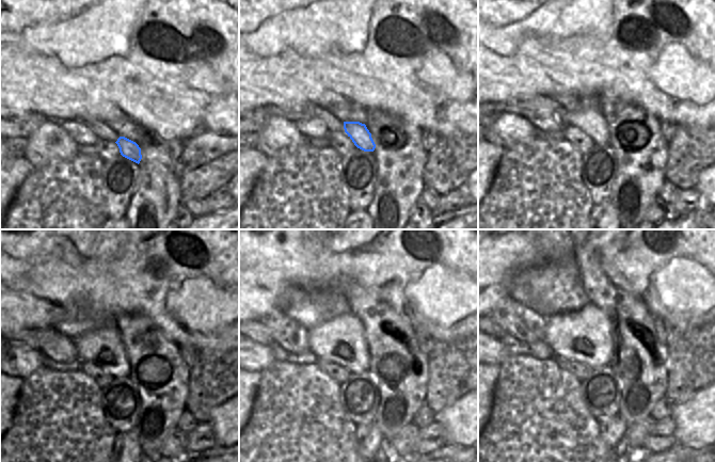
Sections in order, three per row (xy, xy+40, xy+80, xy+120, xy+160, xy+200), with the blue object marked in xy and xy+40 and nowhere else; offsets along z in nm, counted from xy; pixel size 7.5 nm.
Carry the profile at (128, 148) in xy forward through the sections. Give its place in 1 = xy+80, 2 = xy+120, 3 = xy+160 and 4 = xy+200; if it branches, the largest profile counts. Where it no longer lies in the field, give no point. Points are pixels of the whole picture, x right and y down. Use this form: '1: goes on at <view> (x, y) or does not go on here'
1: goes on at xy+80 (588, 117)
2: goes on at xy+120 (102, 346)
3: goes on at xy+160 (340, 339)
4: goes on at xy+200 (585, 336)

